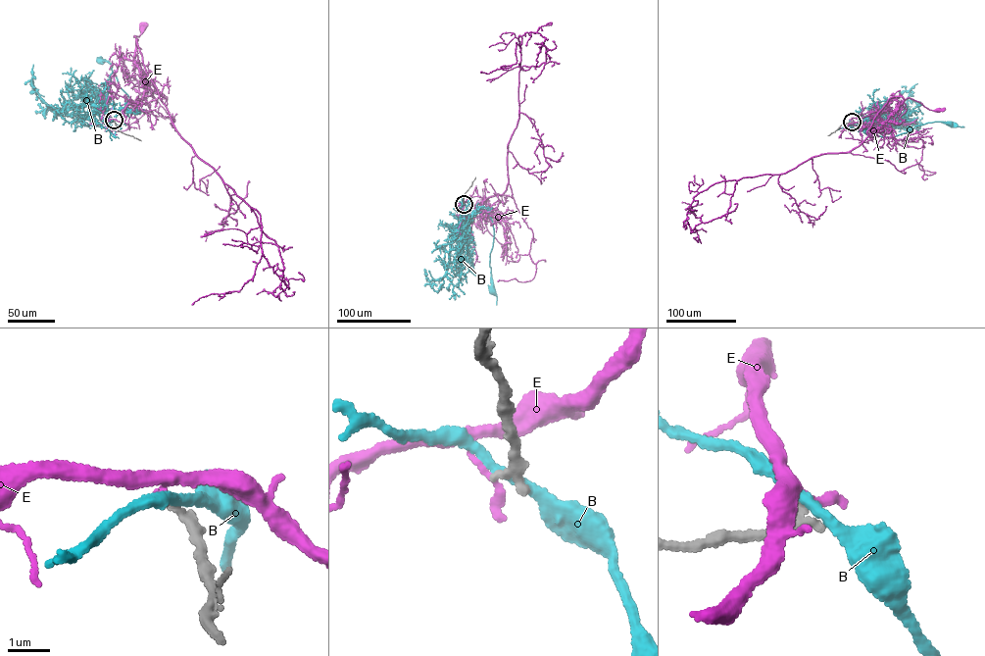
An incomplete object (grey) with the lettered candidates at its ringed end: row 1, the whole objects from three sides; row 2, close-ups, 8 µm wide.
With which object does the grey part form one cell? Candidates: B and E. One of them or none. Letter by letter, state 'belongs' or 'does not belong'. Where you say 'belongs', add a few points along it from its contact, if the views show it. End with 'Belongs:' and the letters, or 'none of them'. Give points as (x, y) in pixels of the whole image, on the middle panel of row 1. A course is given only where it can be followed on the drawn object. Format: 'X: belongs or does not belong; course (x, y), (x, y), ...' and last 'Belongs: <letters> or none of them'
B: does not belong
E: does not belong
Belongs: none of them

